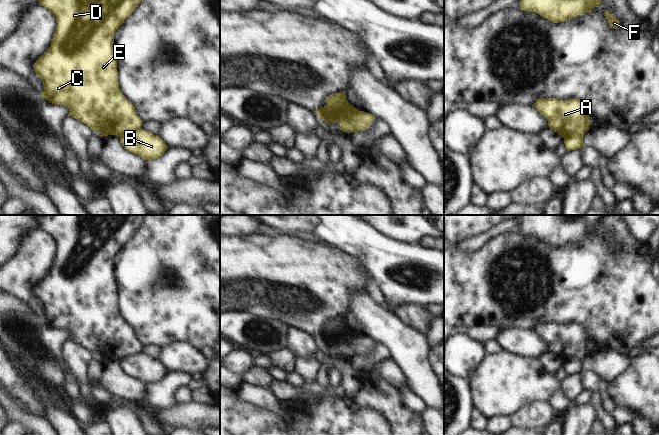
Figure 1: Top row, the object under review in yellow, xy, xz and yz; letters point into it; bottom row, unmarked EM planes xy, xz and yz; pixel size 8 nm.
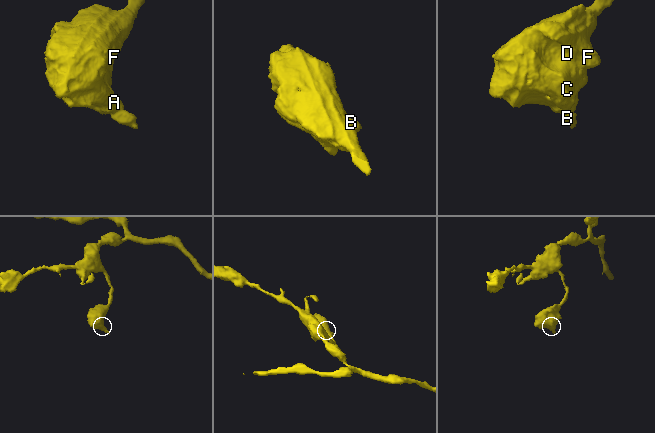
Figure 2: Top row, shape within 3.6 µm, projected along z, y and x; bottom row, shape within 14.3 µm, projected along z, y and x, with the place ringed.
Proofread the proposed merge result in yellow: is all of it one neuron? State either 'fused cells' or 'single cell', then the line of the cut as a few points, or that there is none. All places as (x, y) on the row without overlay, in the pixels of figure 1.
fused cells; cut xz (360, 335), (349, 343), (354, 350), (354, 355)

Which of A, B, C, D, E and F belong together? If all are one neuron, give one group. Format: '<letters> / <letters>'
A C D E F / B

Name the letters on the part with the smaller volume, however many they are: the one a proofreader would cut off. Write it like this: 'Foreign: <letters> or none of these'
Foreign: B

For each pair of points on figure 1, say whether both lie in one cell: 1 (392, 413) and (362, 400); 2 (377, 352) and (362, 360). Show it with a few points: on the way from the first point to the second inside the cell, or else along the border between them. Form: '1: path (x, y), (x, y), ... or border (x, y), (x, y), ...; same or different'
1: path (385, 406), (379, 400), (369, 400); same
2: path (373, 356), (366, 360); same

